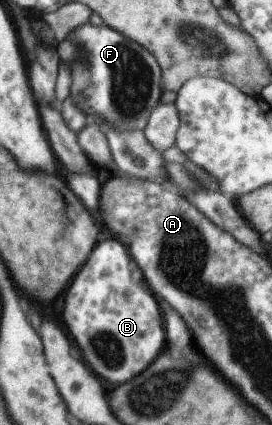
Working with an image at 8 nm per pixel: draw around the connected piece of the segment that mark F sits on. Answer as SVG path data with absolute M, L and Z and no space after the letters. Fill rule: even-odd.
M90 22L78 25L70 31L70 35L64 38L64 41L60 41L57 46L54 47L57 57L60 57L60 61L64 63L70 63L72 61L72 91L69 91L69 97L72 103L84 111L84 115L92 115L96 122L99 122L100 129L102 131L102 126L108 130L114 130L117 132L131 132L134 130L143 131L147 125L148 116L151 115L152 109L154 109L159 103L159 96L162 92L162 70L159 68L158 61L156 57L152 55L148 50L145 50L139 42L132 41L131 38L126 37L126 35L120 35L115 29L106 24L93 25Z

